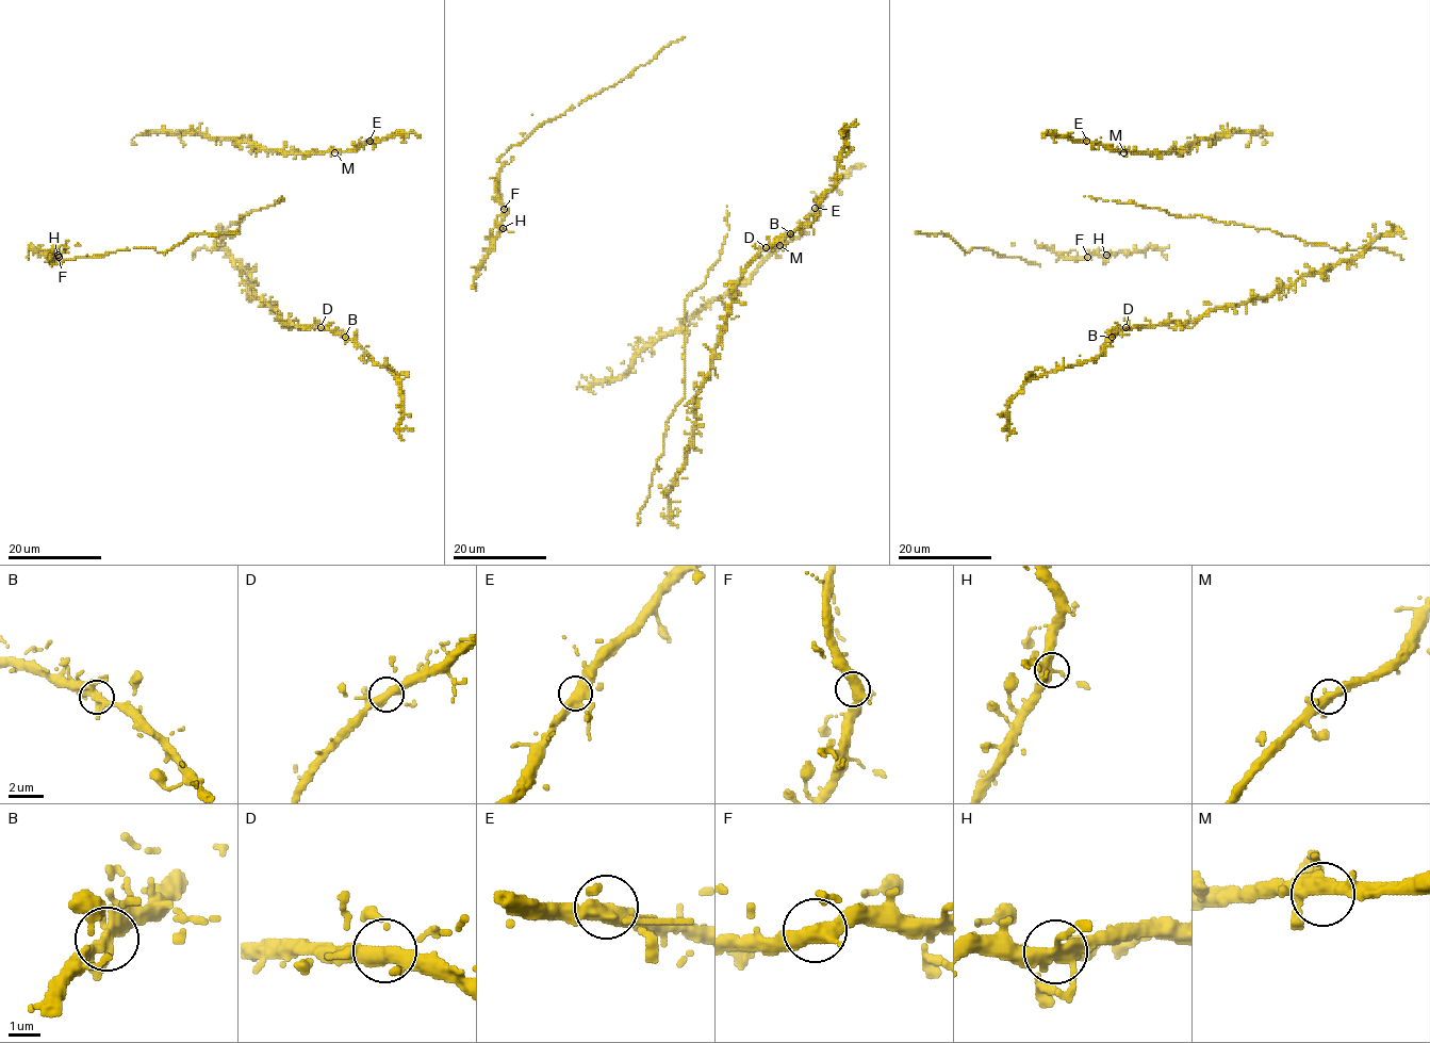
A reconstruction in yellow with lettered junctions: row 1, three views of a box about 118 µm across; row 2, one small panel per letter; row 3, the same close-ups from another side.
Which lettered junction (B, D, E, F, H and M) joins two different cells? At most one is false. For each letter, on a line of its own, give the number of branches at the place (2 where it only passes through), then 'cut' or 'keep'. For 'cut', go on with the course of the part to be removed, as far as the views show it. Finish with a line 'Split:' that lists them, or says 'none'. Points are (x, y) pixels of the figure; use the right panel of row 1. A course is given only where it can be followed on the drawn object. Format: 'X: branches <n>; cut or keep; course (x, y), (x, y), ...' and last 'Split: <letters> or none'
B: branches 5; keep
D: branches 4; keep
E: branches 3; keep
F: branches 3; keep
H: branches 5; keep
M: branches 5; keep
Split: none

